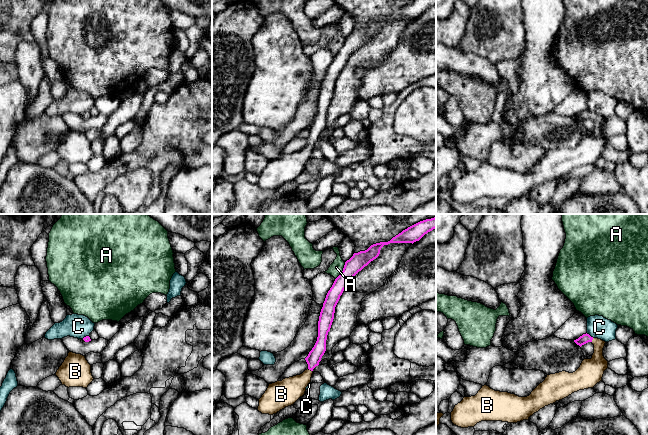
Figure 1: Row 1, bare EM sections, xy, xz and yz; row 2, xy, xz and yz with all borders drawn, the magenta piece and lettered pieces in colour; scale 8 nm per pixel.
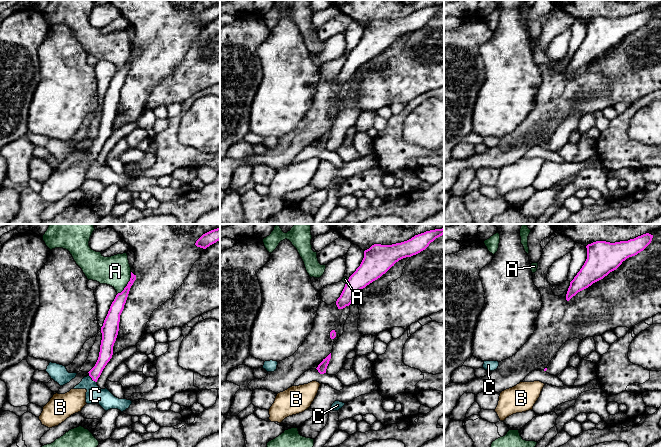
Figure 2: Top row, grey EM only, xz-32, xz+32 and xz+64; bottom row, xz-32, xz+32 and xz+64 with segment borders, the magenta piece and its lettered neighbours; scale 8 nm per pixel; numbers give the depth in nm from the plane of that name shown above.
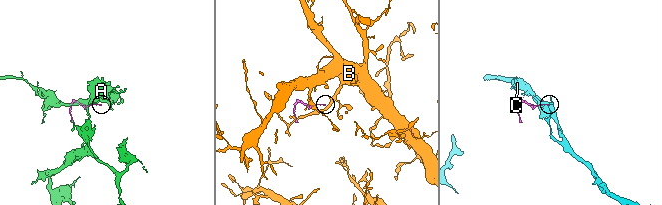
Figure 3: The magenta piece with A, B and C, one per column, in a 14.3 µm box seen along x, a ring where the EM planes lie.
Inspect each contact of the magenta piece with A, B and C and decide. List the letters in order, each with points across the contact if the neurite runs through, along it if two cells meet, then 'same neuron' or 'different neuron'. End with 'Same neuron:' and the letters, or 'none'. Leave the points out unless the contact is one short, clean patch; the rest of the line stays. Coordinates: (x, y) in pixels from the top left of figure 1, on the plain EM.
A: different neuron
B: across xz (314, 133), (310, 145), (289, 166) | same neuron
C: along yz (586, 109), (593, 113) | different neuron
Same neuron: B

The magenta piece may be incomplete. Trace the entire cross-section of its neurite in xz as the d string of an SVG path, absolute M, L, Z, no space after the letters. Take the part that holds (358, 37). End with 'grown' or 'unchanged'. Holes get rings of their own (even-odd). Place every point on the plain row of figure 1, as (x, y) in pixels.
M414 0L393 13L388 18L380 18L371 21L367 26L354 29L345 38L343 47L335 55L328 67L318 97L317 117L305 134L308 145L302 150L285 154L282 157L269 160L267 166L259 175L258 187L262 190L273 191L293 181L305 170L306 163L311 158L313 145L319 141L326 127L326 116L330 107L335 83L346 64L348 58L371 37L376 35L384 21L390 19L414 19L419 17L425 10L436 4L436 0Z; grown

